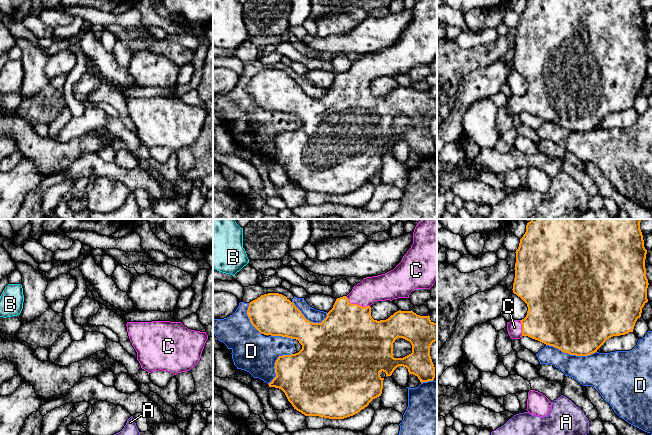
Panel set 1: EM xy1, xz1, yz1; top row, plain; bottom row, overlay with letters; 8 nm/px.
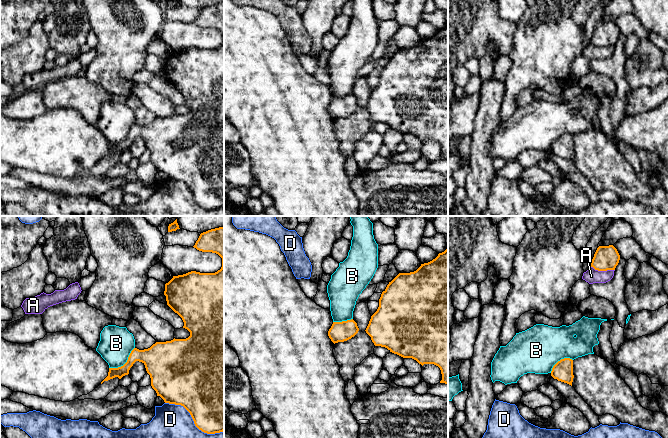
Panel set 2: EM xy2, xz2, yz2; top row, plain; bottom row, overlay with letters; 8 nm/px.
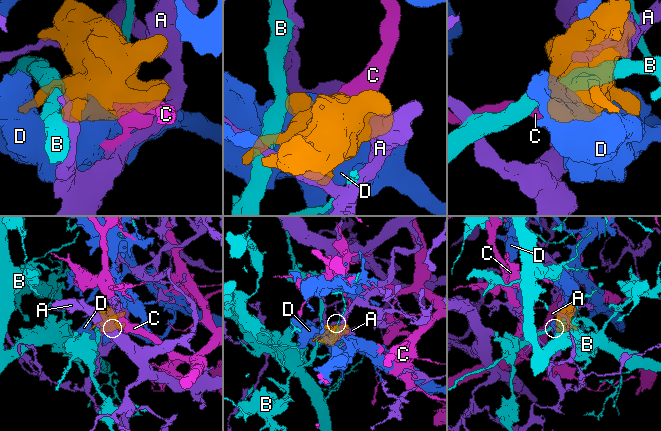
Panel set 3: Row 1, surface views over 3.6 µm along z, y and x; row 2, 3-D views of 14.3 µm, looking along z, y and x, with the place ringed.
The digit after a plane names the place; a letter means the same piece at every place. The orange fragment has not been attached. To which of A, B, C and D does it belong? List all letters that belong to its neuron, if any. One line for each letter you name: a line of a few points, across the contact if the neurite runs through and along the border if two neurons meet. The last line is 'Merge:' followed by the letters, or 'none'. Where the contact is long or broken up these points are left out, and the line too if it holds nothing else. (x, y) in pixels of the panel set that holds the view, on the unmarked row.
C: xz1 (349, 110), (350, 92), (357, 80), (372, 65), (383, 63)
Merge: C

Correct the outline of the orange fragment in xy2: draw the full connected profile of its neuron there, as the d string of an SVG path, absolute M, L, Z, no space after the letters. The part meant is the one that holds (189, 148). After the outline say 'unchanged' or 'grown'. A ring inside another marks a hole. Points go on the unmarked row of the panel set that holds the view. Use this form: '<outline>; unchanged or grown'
M224 2L208 6L200 10L193 22L202 28L212 28L222 34L222 43L215 49L191 47L183 51L173 52L165 60L164 71L167 81L183 96L183 104L190 108L186 115L173 115L156 118L150 124L139 126L134 124L127 138L118 144L109 144L108 152L101 158L115 153L121 155L129 150L136 137L145 141L151 154L151 162L165 179L181 181L191 191L195 202L204 209L215 210L224 207Z; unchanged

